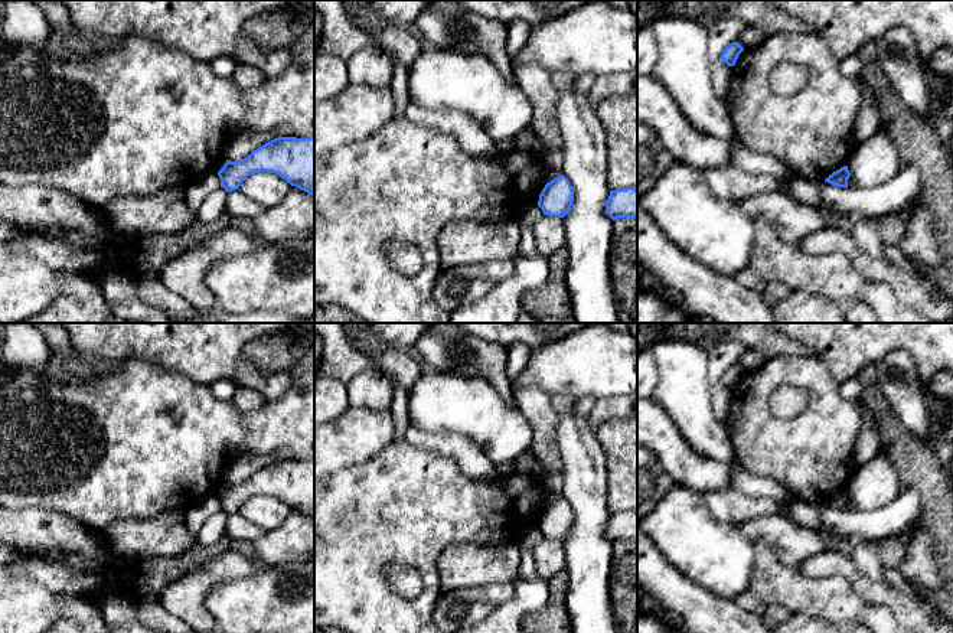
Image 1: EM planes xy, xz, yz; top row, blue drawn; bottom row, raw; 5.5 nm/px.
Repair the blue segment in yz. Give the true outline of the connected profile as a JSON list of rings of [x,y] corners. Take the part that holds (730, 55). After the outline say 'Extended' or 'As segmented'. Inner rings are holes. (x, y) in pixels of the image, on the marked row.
[[[732,42],[731,45],[728,45],[722,55],[721,59],[724,63],[727,63],[728,66],[734,66],[740,53],[744,50],[744,48],[738,43],[738,42]]]. As segmented

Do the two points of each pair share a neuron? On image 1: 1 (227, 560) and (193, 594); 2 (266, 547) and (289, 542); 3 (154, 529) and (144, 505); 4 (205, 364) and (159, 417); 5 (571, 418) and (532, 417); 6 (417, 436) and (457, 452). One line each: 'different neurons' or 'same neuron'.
1: same neuron
2: same neuron
3: different neurons
4: different neurons
5: different neurons
6: same neuron

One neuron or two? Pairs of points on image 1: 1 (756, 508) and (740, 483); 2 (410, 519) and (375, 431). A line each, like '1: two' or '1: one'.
1: two
2: two

